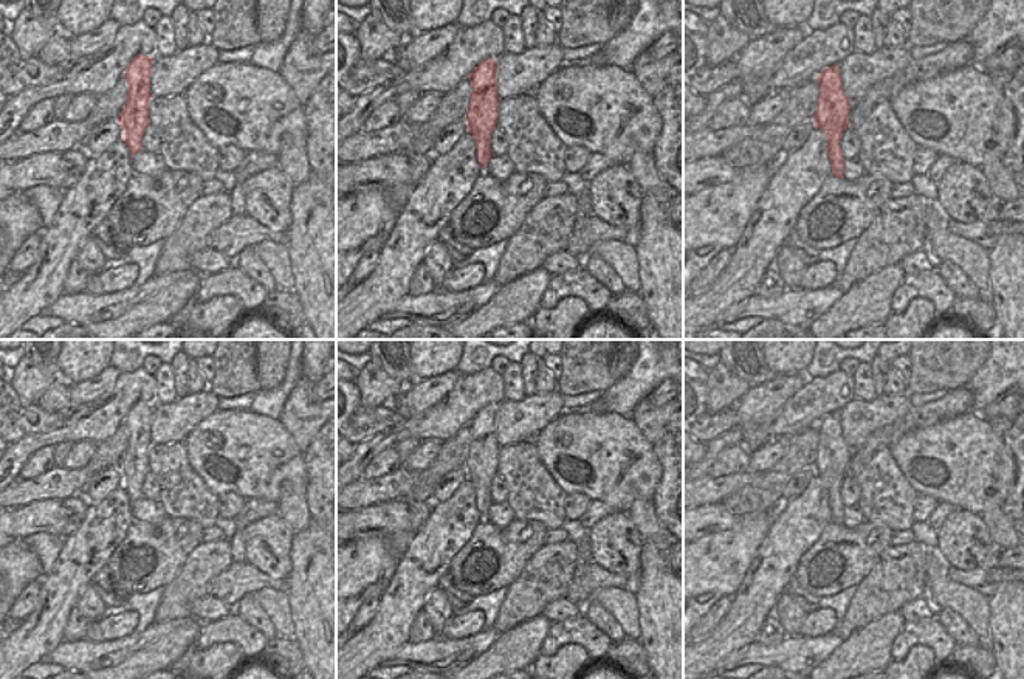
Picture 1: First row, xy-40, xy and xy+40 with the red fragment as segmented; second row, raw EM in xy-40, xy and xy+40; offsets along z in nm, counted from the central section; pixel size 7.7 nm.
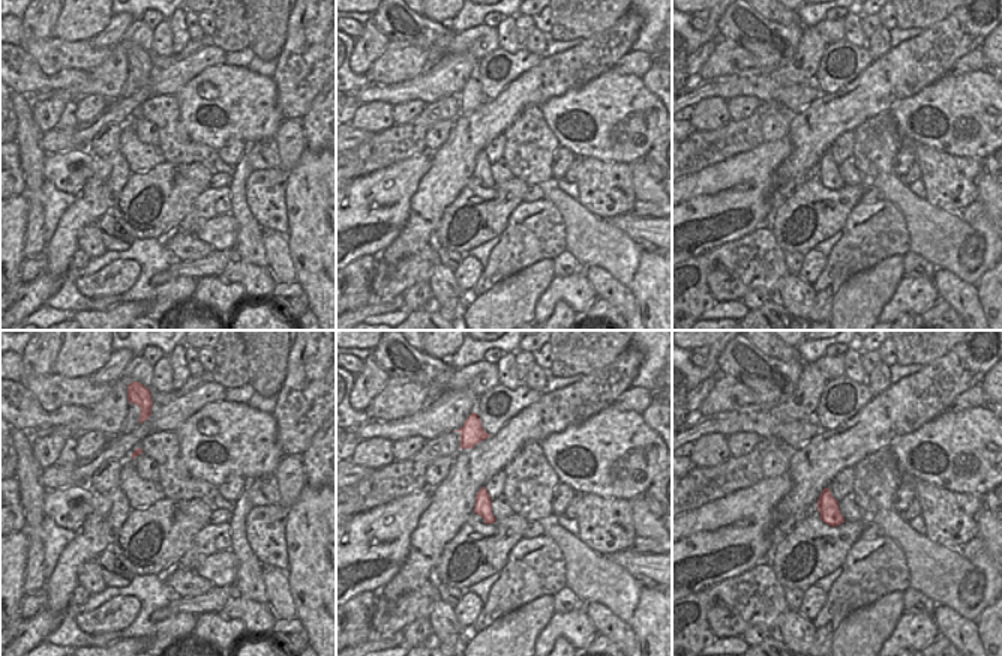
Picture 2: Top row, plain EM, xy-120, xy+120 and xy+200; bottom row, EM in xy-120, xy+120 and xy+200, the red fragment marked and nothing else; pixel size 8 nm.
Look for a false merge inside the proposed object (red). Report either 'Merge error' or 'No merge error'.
No merge error.

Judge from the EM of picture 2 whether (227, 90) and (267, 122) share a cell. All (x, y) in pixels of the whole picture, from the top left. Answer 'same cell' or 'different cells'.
same cell

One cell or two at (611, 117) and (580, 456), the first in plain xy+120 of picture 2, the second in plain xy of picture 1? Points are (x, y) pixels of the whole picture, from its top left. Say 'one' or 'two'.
one

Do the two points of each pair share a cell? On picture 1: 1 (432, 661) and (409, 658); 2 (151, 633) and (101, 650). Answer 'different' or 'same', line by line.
1: same
2: same

